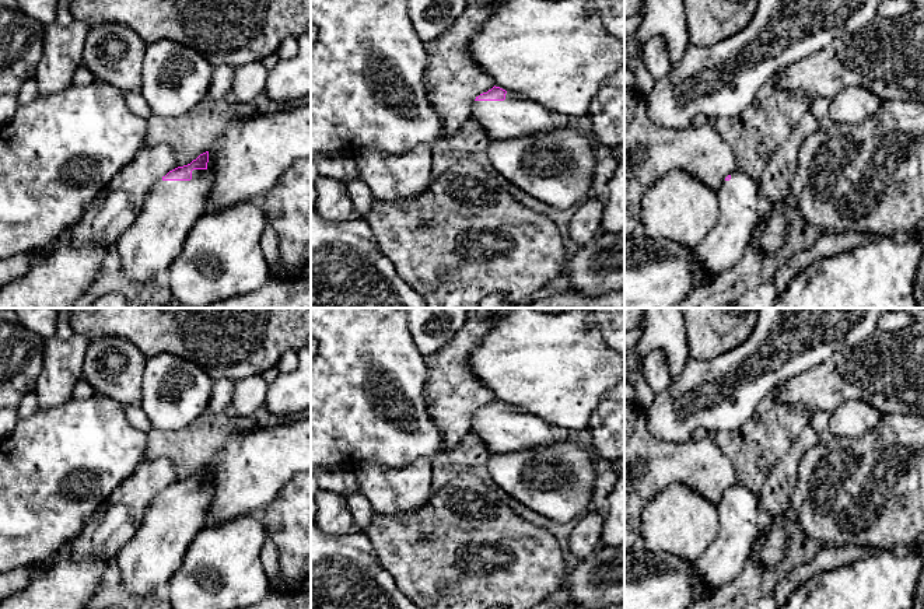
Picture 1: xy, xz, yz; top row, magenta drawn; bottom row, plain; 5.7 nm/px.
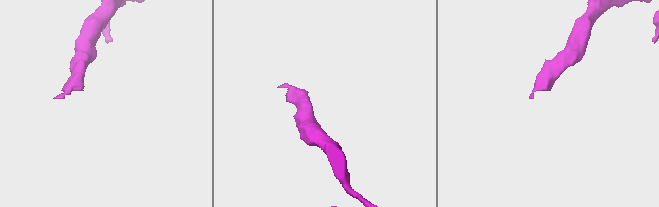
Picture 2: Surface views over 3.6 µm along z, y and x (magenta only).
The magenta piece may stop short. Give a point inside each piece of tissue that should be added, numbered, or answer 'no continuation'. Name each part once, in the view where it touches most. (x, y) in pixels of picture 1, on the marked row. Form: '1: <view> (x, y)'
1: xy (147, 248)

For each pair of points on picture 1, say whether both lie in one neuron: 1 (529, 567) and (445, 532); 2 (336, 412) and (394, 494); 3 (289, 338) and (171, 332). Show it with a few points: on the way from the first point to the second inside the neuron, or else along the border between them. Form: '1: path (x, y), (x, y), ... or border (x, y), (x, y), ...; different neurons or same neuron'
1: path (508, 563), (483, 556), (466, 541); same neuron
2: border (406, 464), (350, 466); different neurons
3: path (259, 332), (200, 332); same neuron

